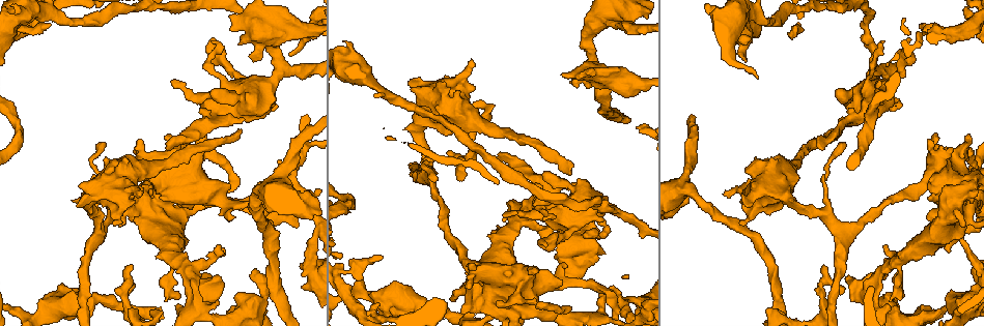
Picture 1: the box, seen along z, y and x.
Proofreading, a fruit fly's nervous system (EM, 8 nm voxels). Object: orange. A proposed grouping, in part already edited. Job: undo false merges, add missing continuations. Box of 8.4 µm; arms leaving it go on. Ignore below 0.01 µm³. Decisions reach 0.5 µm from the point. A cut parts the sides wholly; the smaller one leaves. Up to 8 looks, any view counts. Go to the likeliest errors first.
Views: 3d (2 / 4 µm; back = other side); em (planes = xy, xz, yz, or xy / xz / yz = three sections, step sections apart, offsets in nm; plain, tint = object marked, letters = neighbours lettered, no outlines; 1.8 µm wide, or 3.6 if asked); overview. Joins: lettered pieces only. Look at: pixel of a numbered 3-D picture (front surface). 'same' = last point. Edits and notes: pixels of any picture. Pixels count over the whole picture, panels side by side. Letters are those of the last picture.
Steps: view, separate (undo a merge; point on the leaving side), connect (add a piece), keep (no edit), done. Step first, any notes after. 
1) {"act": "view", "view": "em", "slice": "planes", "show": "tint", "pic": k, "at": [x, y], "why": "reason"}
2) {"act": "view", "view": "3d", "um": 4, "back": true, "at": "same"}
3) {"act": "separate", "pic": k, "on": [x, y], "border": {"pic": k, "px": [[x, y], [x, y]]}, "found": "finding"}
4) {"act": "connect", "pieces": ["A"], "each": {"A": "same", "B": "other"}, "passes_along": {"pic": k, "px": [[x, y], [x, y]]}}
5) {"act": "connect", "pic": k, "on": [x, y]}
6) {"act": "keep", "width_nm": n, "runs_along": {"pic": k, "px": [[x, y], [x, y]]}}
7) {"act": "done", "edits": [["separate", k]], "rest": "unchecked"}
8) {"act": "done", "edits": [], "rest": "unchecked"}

{"act": "view", "view": "em", "um": 3.6, "slice": "planes", "show": "tint", "pic": 1, "at": [957, 183], "why": "thick turns thin"}

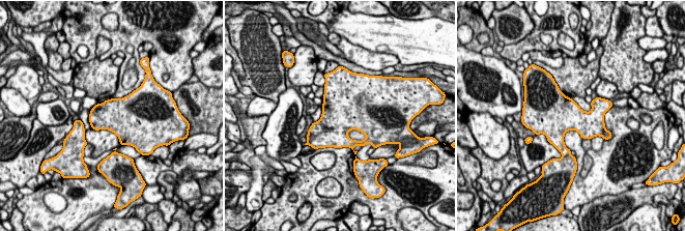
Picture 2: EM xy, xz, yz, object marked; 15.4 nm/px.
{"act": "view", "view": "em", "um": 3.6, "slice": "planes", "show": "letters", "at": "same"}

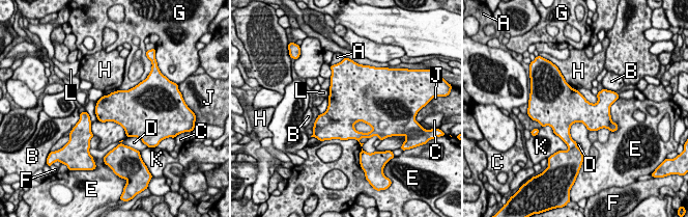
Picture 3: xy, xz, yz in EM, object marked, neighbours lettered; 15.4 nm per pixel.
{"act": "keep", "width_nm": 550, "each": {"A": "other", "B": "other", "C": "other", "D": "other", "E": "other", "F": "other", "G": "other", "H": "other", "J": "other", "K": "other", "L": "other"}, "border": {"pic": 3, "px": [[353, 124], [364, 121], [372, 130]]}, "found": "all the same cell"}

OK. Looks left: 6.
{"act": "view", "view": "em", "um": 3.6, "slice": "xz", "step": 4, "show": "tint", "pic": 1, "at": [205, 295], "why": "calibre changes"}

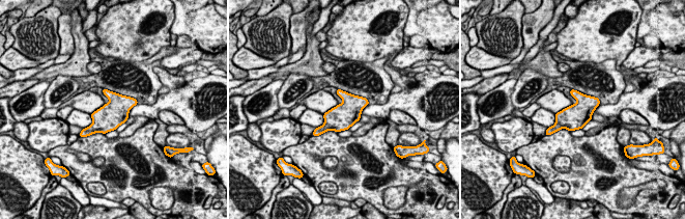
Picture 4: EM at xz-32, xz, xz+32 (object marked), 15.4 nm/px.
{"act": "view", "view": "em", "um": 3.6, "slice": "planes", "show": "letters", "at": "same", "why": "another direction"}

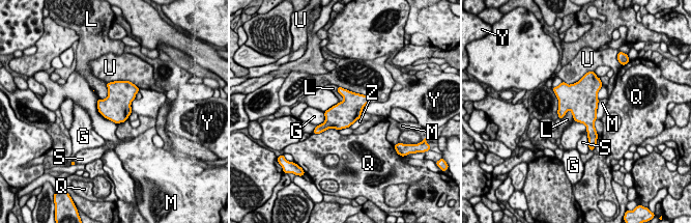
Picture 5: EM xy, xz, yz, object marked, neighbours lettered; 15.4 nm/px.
{"act": "keep", "each": {"G": "other", "L": "other", "M": "other", "Q": "other", "S": "other", "U": "other", "Y": "other", "Z": "other"}, "border": {"pic": 5, "px": [[107, 83], [107, 96], [101, 100]]}, "found": "continuous, no second cell"}

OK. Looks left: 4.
{"act": "view", "view": "em", "slice": "planes", "show": "letters", "pic": 1, "at": [383, 257], "why": "an open end"}

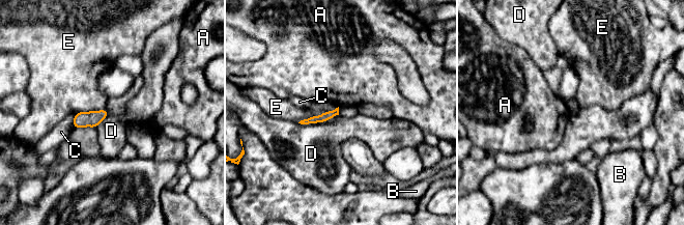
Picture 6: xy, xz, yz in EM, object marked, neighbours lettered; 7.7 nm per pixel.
{"act": "keep", "each": {"A": "other", "B": "other", "C": "other", "D": "other", "E": "other"}, "runs_along": {"pic": 6, "px": [[336, 111], [322, 118], [305, 121]]}, "found": "no lettered piece goes on from it"}

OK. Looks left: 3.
{"act": "done", "edits": [], "rest": "unchecked"}

